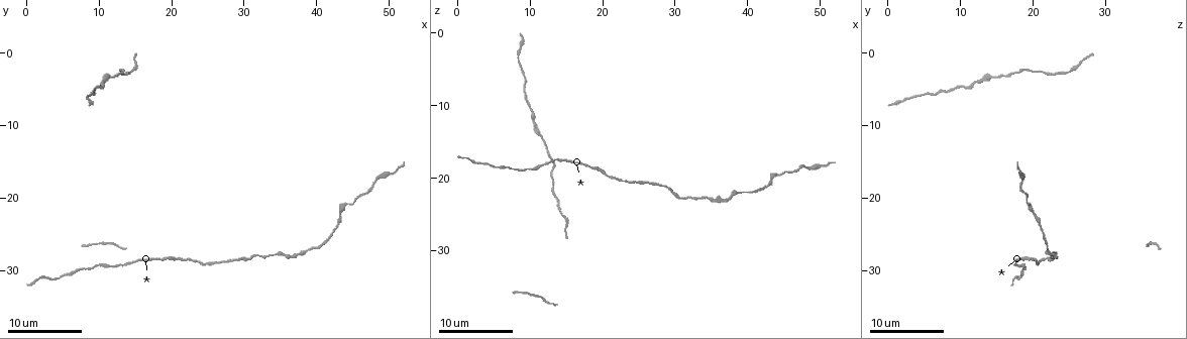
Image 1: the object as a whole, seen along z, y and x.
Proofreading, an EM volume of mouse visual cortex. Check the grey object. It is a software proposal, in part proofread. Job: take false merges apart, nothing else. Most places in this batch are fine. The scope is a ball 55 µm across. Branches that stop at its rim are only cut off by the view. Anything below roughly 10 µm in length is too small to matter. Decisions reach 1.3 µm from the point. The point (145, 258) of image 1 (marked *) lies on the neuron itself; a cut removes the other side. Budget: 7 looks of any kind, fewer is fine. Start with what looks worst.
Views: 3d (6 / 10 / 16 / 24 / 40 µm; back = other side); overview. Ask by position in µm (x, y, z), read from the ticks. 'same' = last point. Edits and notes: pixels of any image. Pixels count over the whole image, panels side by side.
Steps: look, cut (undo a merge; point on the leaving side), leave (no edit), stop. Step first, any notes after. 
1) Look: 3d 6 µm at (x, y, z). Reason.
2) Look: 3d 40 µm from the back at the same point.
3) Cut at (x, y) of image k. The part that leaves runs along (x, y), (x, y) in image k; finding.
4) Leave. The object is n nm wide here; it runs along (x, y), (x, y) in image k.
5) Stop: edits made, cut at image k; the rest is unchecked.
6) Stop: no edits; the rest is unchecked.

Look: 3d 10 µm at (44.5, 20.5, 19.5). Thick turns thin.

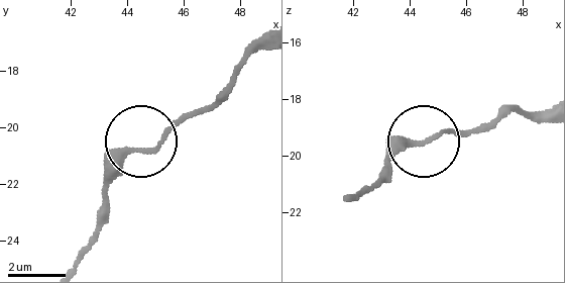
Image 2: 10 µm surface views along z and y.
Look: 3d 6 µm at (44.2, 20.8, 19.6). Zoom in.

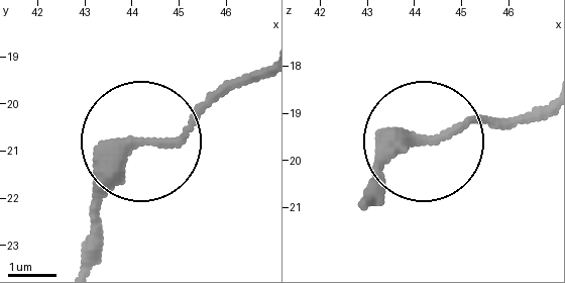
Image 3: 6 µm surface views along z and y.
Leave. It runs along (85, 259), (133, 150), (181, 134), (237, 82) in image 3; continuous, no second neuron.

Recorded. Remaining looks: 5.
Look: 3d 6 µm at (10.0, 29.5, 19.0).

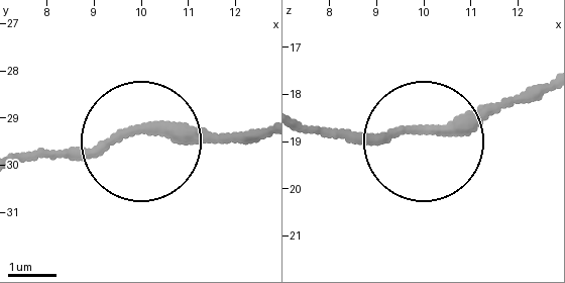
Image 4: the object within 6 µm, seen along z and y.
Leave. One neuron here.

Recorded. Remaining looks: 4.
Look: 3d 10 µm at (34.5, 28.0, 23.0). Calibre changes.

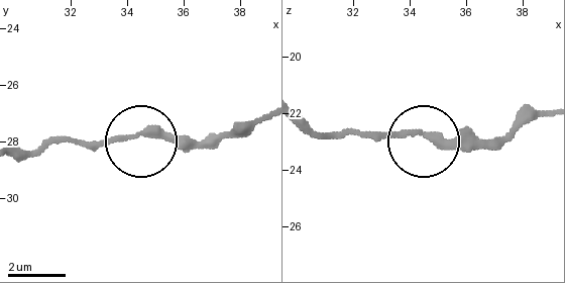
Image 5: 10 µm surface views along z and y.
Leave. The object is 290 nm wide here; it runs along (19, 153), (63, 138), (212, 138) in image 5; all the same neuron.

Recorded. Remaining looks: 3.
Stop: no edits; the rest is unchecked.

